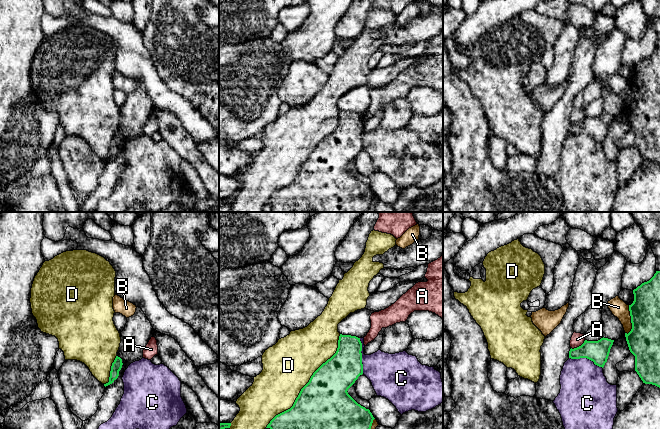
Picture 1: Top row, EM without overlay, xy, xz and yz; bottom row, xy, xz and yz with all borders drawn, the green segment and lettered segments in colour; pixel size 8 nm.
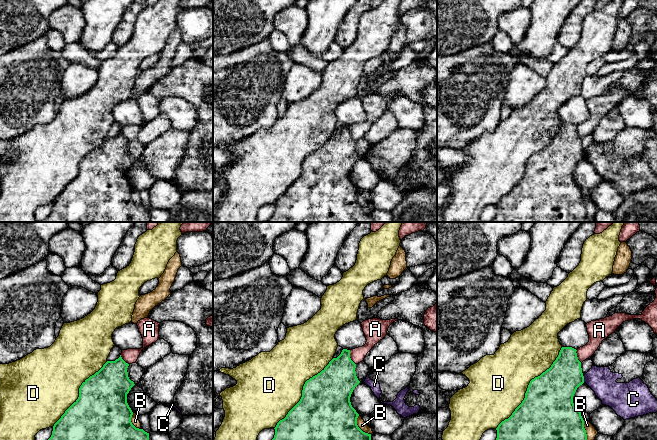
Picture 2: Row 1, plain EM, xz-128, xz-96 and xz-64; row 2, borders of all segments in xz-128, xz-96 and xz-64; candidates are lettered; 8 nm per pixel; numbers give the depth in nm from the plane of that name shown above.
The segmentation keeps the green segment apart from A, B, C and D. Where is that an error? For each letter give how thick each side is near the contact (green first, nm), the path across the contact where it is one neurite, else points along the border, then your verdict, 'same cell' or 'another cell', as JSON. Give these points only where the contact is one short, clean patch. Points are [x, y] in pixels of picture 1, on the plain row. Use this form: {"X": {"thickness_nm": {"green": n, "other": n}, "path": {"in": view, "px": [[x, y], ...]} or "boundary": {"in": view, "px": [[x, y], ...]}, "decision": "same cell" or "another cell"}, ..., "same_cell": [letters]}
{"A": {"thickness_nm": {"green": 180, "other": 110}, "boundary": {"in": "yz", "px": [[585, 116], [580, 121], [571, 124]]}, "decision": "another cell"}, "B": {"thickness_nm": {"green": 260, "other": 140}, "decision": "another cell"}, "C": {"thickness_nm": {"green": 280, "other": 300}, "decision": "another cell"}, "D": {"thickness_nm": {"green": 460, "other": 400}, "decision": "another cell"}, "same_cell": []}

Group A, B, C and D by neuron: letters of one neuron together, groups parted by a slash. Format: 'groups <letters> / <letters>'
groups A / B / C / D

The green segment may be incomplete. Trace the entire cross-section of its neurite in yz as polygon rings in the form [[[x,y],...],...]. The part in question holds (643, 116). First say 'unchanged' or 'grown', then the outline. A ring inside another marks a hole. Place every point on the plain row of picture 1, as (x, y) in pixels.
unchanged; [[[660,47],[633,66],[634,77],[629,81],[632,105],[625,109],[630,128],[635,132],[635,147],[645,160],[660,164]]]

